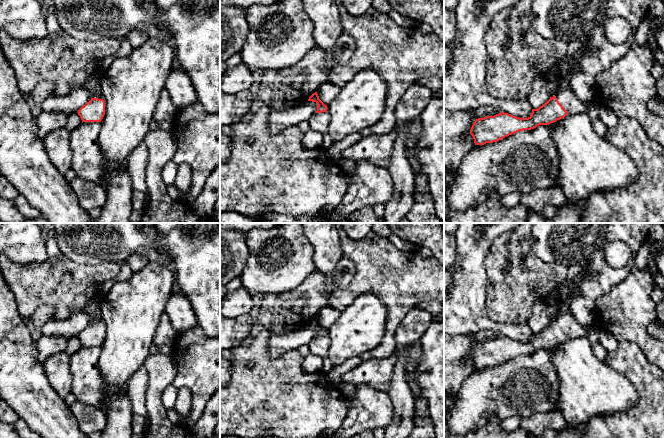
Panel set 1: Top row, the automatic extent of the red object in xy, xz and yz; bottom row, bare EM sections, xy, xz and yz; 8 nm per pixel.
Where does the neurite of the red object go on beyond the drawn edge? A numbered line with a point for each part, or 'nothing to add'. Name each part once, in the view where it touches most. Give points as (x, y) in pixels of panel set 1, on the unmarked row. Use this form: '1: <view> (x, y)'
1: yz (566, 321)

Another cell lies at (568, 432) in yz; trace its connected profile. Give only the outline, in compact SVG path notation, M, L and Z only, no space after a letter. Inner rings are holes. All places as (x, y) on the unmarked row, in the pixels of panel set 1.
M569 424L558 431L557 438L582 438L582 428L572 428Z

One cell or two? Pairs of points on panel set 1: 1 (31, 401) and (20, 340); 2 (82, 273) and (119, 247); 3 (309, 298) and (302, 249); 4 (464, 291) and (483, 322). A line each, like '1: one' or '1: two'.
1: one
2: two
3: two
4: one

